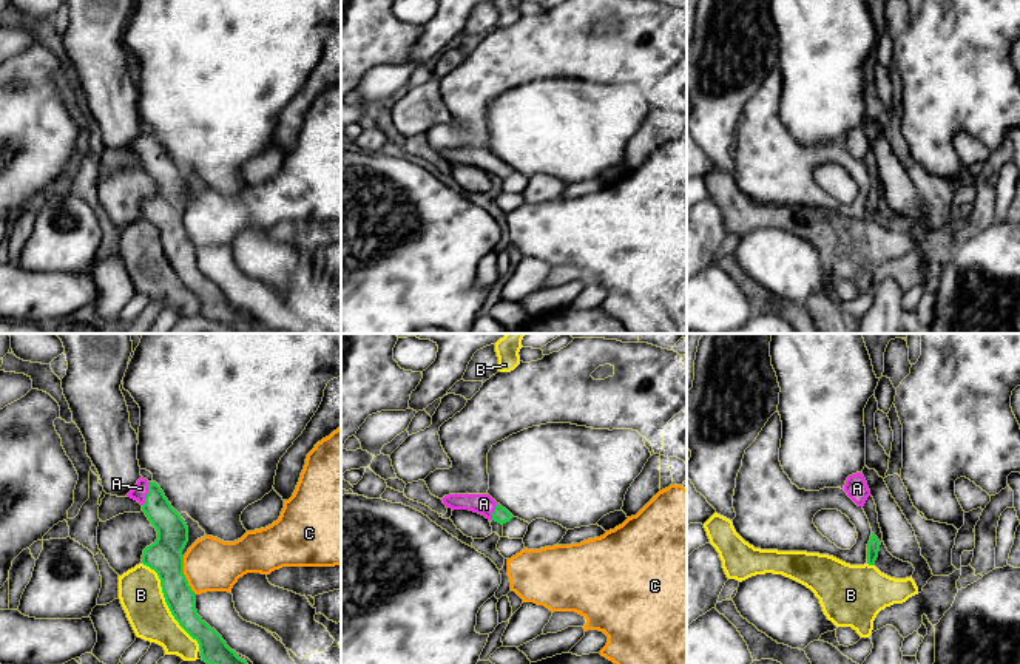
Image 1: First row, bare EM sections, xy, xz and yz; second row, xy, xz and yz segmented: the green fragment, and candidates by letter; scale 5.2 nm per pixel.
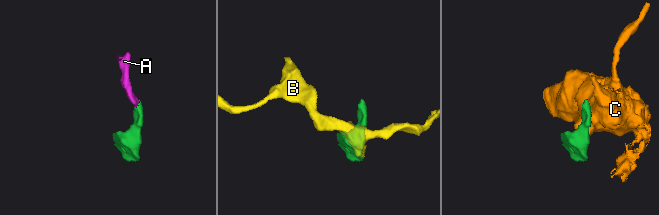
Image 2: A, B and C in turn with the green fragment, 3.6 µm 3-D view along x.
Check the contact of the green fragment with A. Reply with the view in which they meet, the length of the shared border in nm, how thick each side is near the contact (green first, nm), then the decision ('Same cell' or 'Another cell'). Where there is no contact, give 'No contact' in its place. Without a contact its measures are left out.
Touches green in xy. Shared border 130 nm. Thickness 160 nm (green) against 80 nm. Same cell

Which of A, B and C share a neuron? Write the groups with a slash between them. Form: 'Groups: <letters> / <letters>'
Groups: A / B / C

